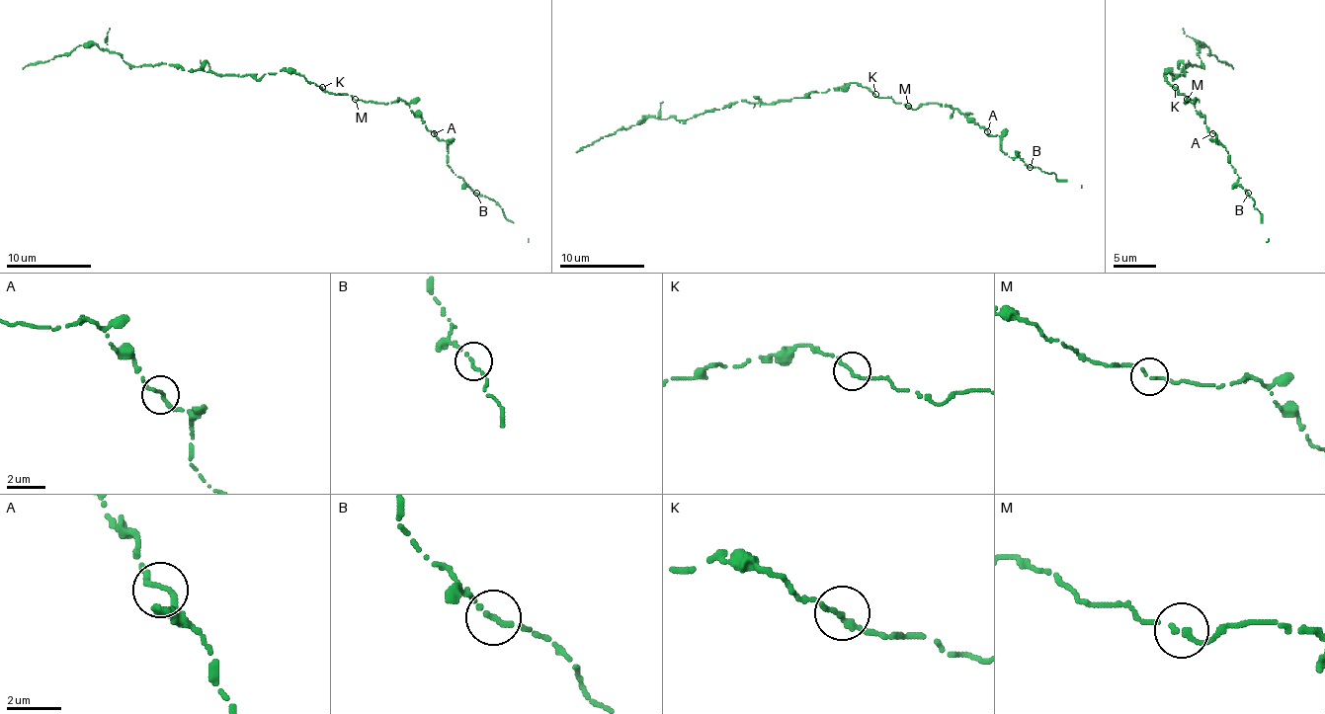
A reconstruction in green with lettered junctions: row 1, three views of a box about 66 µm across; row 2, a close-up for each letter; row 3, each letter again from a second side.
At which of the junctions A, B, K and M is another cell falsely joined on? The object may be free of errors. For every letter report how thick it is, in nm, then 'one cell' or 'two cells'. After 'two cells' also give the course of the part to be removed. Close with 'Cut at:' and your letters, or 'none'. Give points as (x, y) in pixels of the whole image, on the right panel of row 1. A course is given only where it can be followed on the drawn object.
A: calibre 200 nm; one cell
B: calibre 190 nm; one cell
K: calibre 200 nm; one cell
M: calibre 170 nm; one cell
Cut at: none

